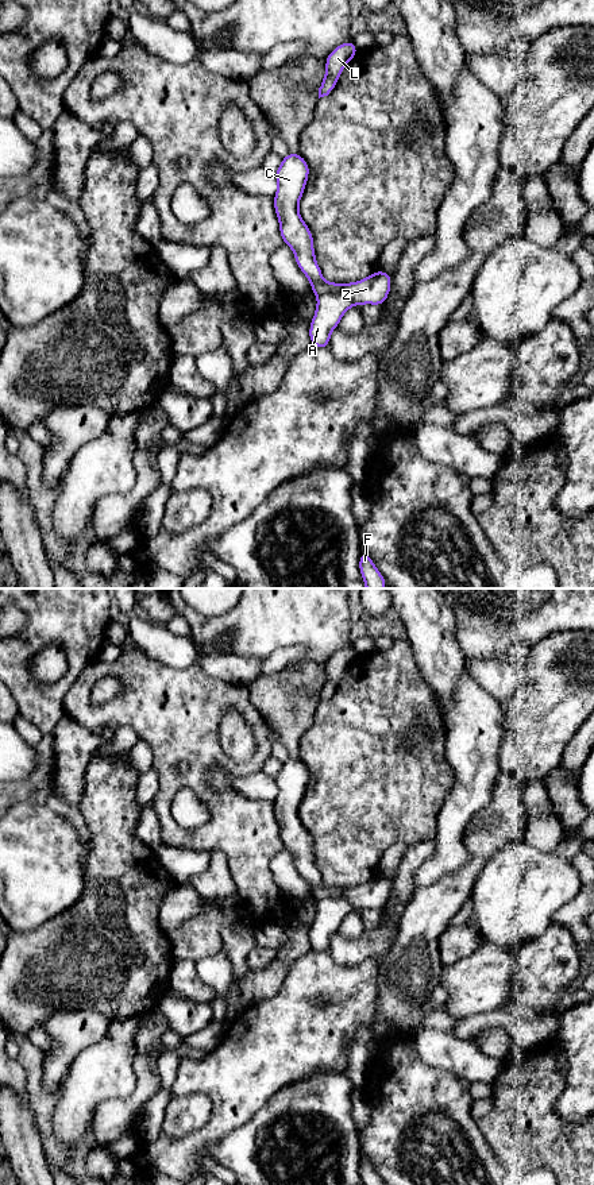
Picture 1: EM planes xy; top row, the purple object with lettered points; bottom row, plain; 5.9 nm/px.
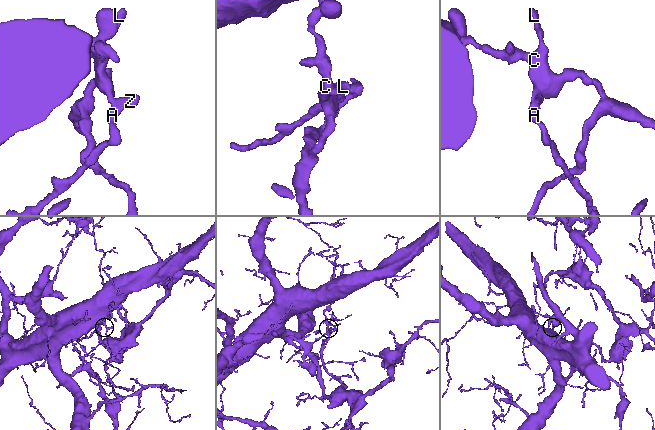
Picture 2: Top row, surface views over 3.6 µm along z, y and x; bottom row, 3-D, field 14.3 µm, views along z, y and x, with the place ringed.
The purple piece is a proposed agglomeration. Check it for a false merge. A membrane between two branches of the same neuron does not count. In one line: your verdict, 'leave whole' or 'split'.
split

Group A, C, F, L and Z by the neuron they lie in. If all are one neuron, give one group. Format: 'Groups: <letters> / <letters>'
Groups: A / C F L Z

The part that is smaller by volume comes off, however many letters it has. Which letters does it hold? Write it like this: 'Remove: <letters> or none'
Remove: C, F, L, Z

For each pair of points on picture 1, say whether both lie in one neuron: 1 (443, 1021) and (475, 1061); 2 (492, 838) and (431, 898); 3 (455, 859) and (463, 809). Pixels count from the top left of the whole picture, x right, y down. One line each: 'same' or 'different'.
1: different
2: same
3: same

